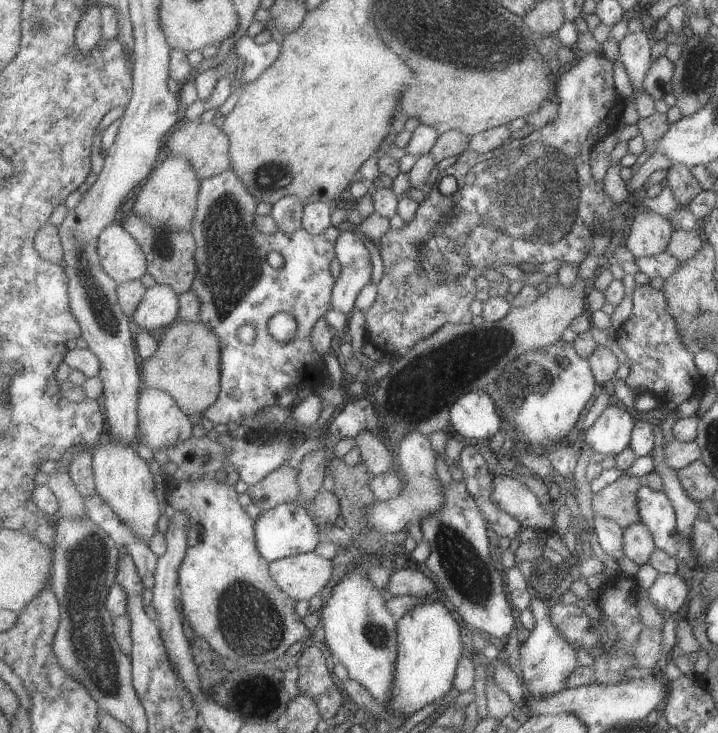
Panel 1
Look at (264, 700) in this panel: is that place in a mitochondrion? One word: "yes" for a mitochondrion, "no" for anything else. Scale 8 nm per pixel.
no

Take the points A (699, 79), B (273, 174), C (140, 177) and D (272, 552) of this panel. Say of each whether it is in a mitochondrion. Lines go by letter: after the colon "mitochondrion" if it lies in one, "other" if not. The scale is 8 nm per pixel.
A: mitochondrion
B: mitochondrion
C: other
D: other

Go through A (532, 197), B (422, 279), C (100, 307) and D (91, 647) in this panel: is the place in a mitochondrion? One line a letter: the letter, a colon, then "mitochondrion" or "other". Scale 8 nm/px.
A: mitochondrion
B: mitochondrion
C: mitochondrion
D: mitochondrion

